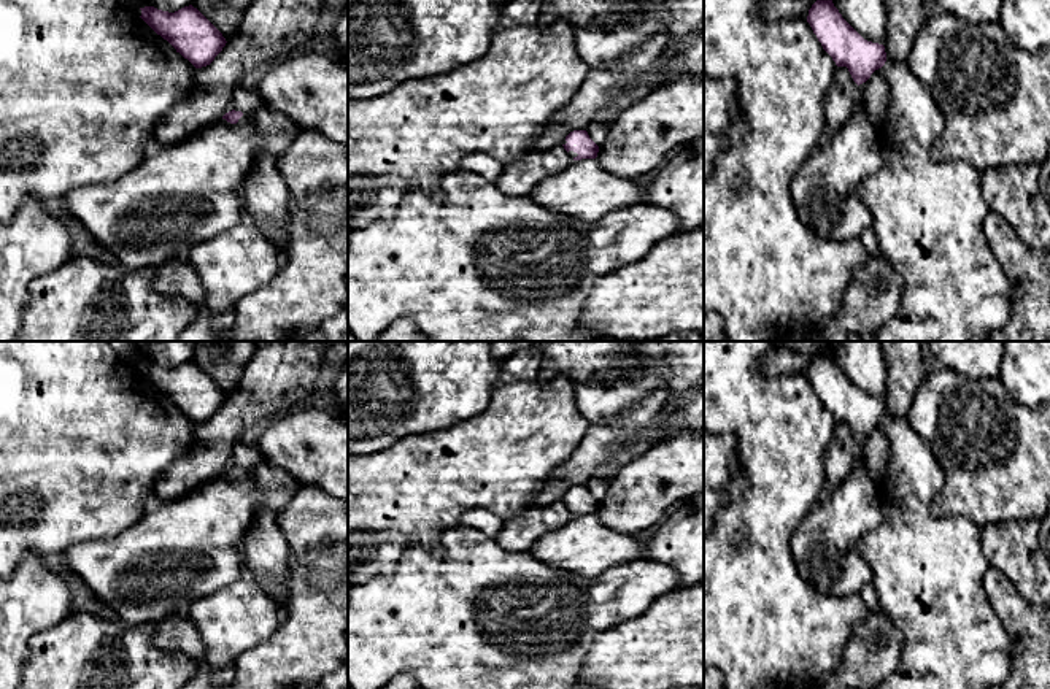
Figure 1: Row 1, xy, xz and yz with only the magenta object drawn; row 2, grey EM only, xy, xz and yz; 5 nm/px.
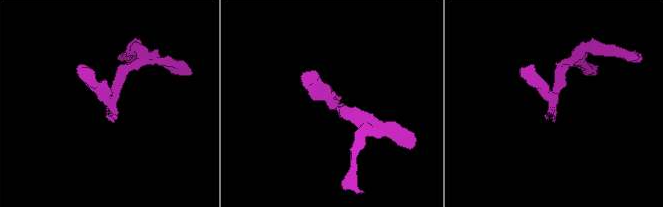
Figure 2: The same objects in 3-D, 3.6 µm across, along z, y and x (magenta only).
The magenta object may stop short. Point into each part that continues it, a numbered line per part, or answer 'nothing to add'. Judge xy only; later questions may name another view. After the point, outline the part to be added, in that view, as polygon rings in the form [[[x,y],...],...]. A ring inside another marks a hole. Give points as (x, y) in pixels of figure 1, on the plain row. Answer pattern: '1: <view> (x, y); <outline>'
1: xy (178, 551); [[[265,462],[262,468],[243,468],[237,479],[222,473],[216,475],[181,498],[149,506],[132,527],[113,538],[81,541],[67,548],[64,551],[67,567],[86,583],[97,599],[113,606],[118,619],[129,625],[159,622],[180,606],[187,606],[194,600],[245,578],[248,575],[248,554],[243,546],[256,514],[261,510],[278,514],[299,486],[300,483],[286,470],[270,462]]]

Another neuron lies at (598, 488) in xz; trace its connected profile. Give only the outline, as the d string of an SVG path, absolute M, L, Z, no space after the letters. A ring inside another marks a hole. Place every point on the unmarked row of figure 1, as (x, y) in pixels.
M593 476L588 483L586 487L589 491L589 494L597 500L602 502L607 491L608 491L610 481L599 478L599 476Z

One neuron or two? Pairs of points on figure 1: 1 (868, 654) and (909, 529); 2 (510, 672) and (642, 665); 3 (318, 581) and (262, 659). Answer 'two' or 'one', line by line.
1: two
2: two
3: one

